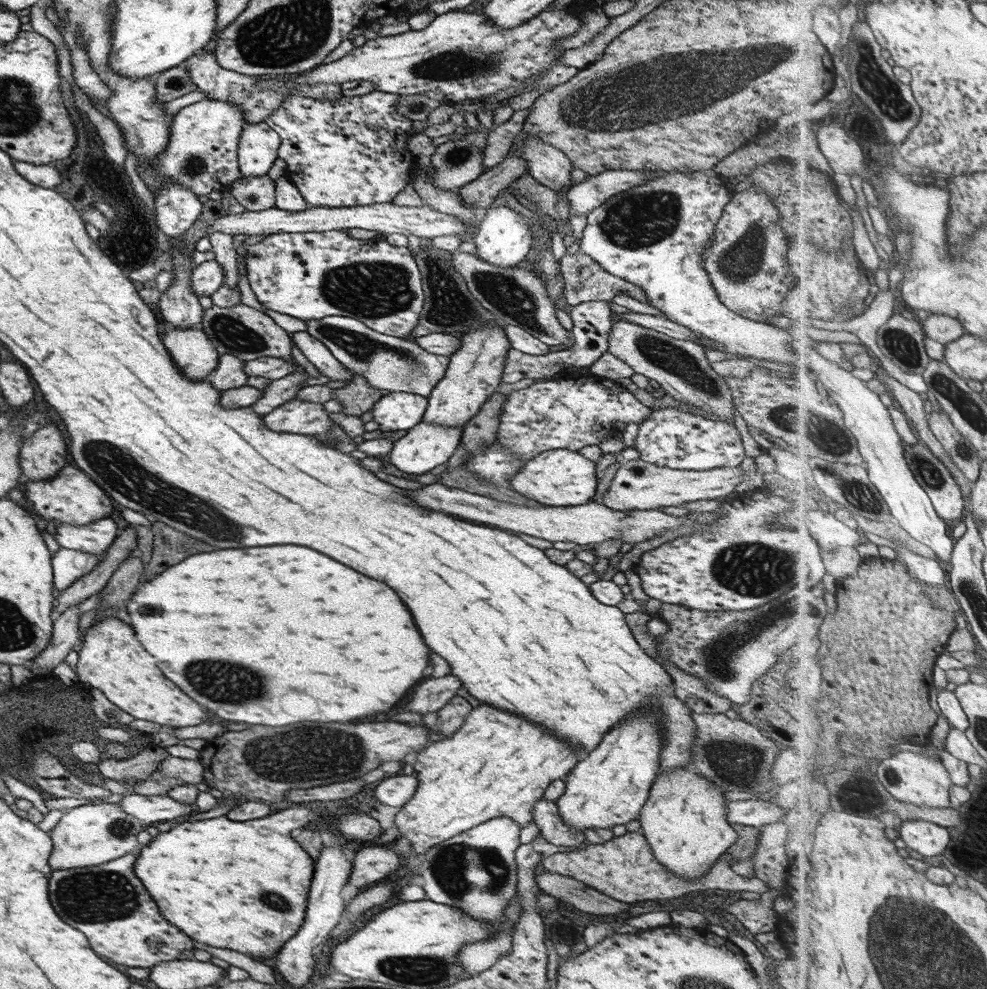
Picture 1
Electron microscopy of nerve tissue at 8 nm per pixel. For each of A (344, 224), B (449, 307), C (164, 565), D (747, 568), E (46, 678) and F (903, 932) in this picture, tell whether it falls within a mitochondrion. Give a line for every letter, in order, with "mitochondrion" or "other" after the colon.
A: other
B: mitochondrion
C: other
D: mitochondrion
E: other
F: mitochondrion

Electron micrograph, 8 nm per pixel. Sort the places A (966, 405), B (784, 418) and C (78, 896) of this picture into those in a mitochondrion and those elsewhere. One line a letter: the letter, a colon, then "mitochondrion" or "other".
A: mitochondrion
B: mitochondrion
C: mitochondrion

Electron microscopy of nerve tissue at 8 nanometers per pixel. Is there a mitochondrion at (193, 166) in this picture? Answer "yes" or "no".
yes

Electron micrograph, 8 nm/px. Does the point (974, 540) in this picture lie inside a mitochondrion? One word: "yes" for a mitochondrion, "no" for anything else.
no

